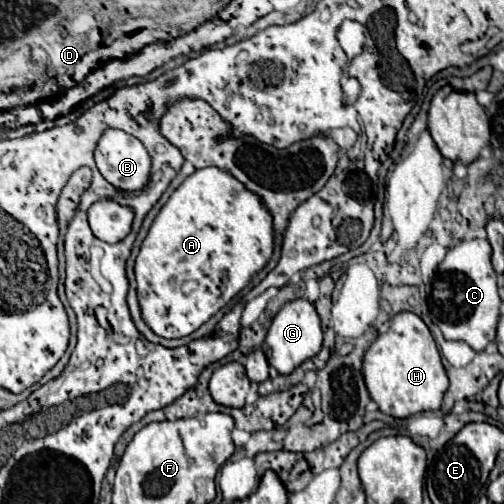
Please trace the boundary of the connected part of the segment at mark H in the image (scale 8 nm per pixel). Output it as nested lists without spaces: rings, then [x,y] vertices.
[[[410,311],[398,313],[390,329],[376,337],[364,355],[362,375],[380,411],[394,419],[404,419],[420,411],[438,411],[448,389],[448,377],[438,347],[424,321]]]

